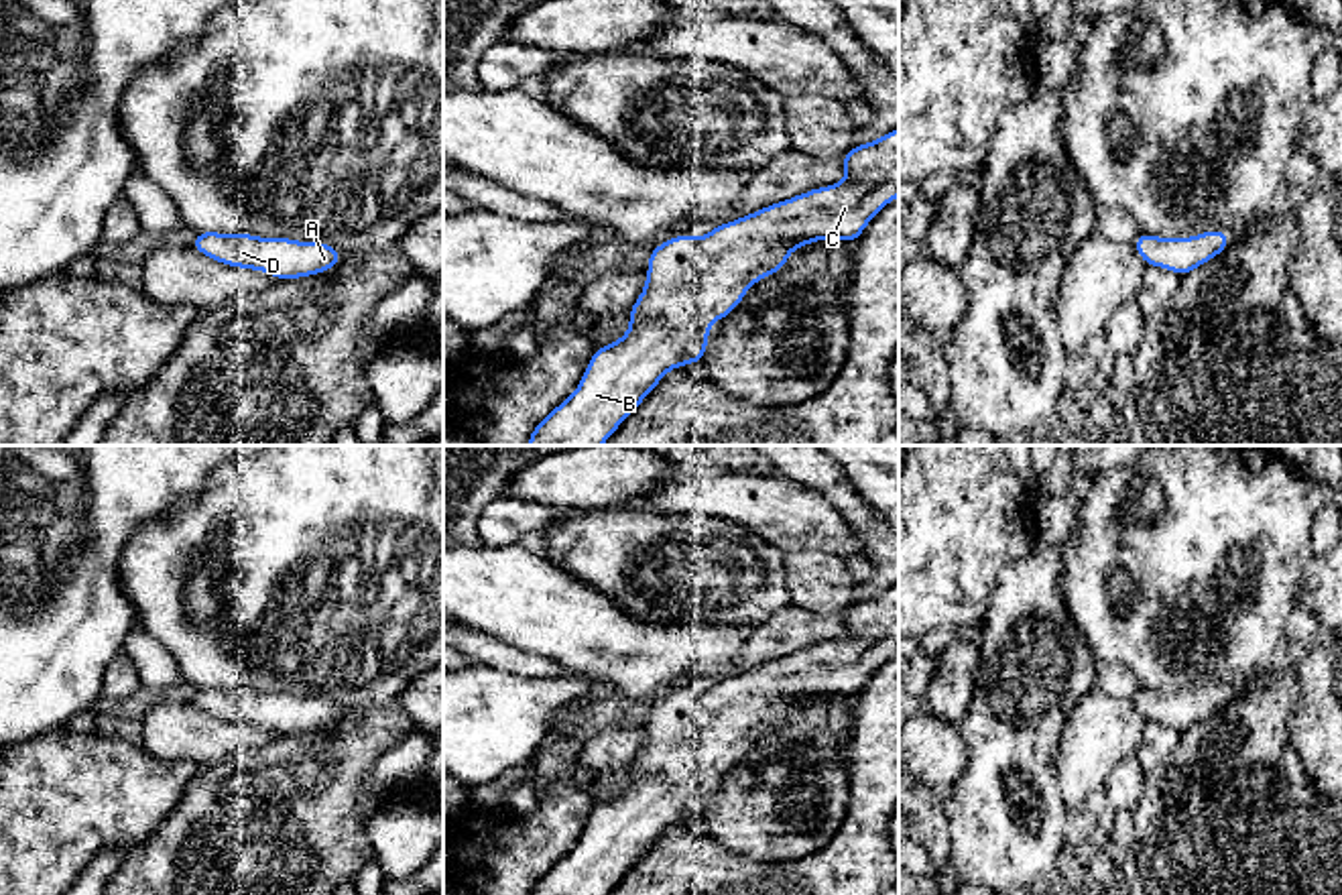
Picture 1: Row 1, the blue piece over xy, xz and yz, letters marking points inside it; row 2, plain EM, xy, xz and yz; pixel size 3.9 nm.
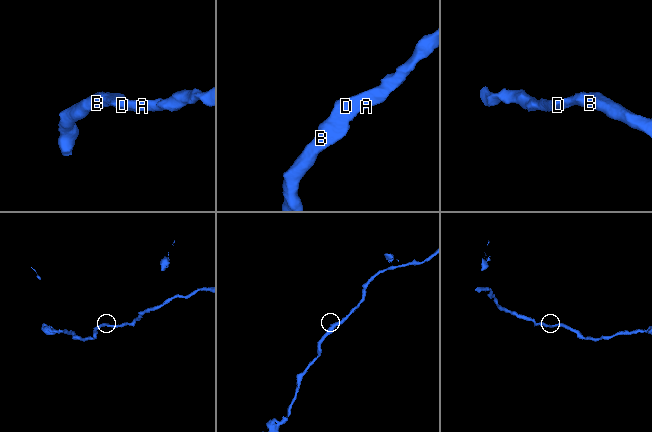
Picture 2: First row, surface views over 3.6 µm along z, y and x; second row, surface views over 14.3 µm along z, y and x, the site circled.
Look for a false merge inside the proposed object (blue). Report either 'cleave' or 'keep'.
keep

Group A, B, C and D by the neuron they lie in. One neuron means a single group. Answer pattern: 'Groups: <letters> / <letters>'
Groups: A B C D

